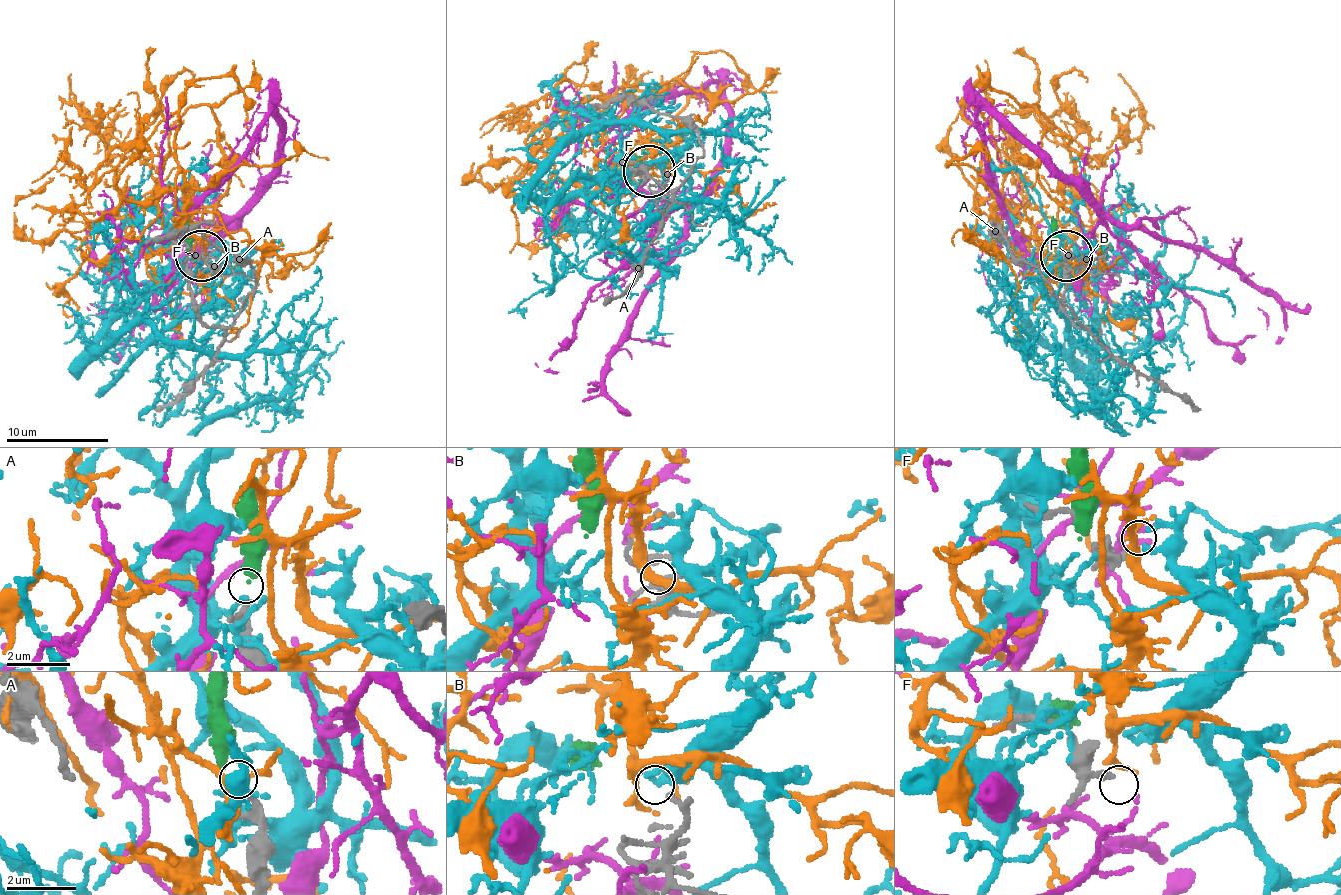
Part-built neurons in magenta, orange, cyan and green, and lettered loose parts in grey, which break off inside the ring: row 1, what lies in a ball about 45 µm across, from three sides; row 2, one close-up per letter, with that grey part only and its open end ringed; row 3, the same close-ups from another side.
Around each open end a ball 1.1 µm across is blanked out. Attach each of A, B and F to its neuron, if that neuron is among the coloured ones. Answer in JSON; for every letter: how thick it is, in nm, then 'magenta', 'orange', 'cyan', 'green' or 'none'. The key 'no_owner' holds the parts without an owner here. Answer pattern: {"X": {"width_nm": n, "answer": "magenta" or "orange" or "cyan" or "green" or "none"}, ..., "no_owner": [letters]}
{"A": {"width_nm": 240, "answer": "green"}, "B": {"width_nm": 170, "answer": "orange"}, "F": {"width_nm": 240, "answer": "none"}, "no_owner": ["F"]}

